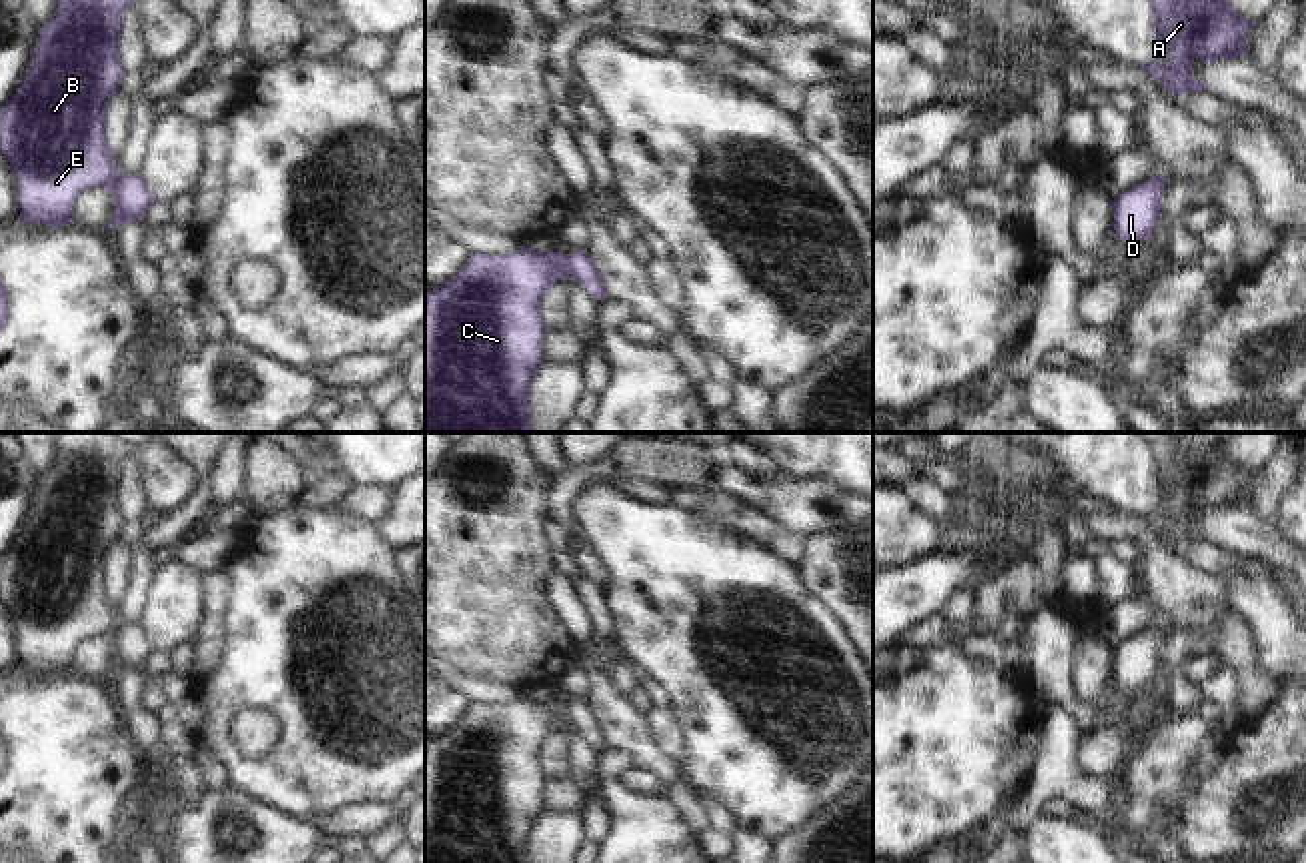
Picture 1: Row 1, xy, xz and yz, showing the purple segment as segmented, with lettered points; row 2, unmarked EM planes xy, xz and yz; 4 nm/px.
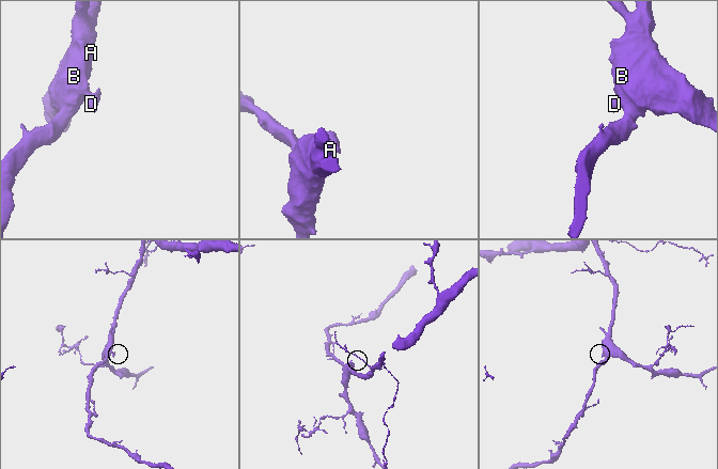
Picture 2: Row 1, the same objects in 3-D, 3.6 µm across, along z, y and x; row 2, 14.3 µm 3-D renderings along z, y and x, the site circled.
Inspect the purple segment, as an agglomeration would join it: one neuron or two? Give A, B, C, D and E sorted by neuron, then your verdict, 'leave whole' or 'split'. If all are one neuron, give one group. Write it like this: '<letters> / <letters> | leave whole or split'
A B C E / D | split

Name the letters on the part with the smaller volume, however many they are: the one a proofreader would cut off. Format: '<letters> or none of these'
D

